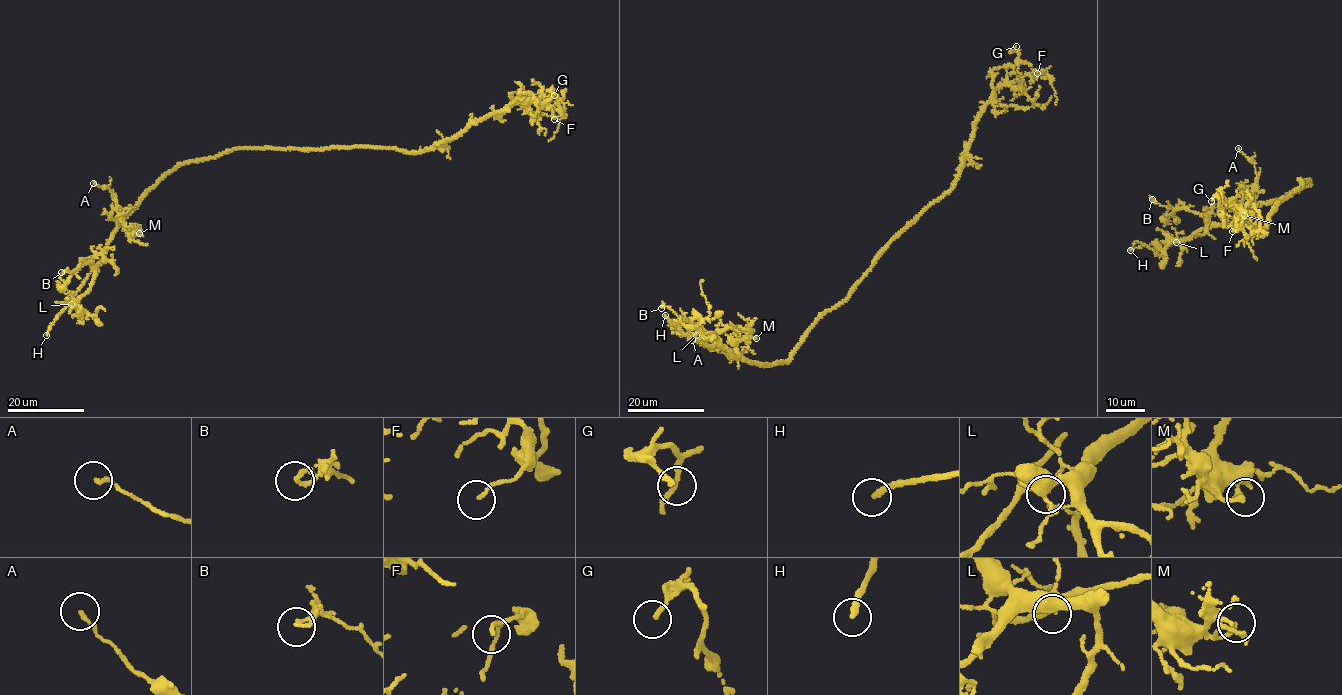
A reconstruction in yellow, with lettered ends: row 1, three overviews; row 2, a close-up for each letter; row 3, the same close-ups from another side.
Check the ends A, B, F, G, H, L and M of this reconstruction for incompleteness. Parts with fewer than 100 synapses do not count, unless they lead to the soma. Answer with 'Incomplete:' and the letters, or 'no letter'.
Incomplete: H

